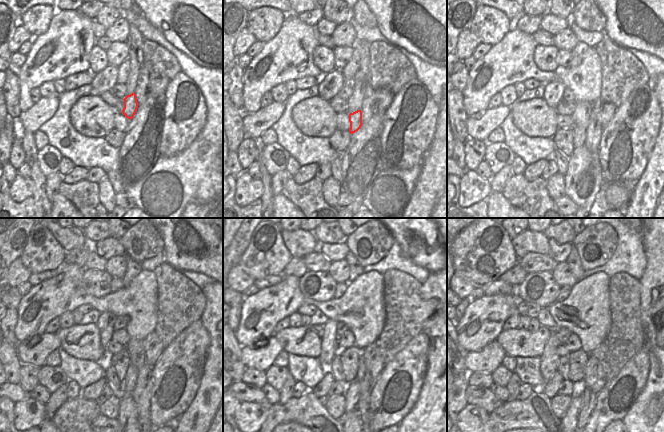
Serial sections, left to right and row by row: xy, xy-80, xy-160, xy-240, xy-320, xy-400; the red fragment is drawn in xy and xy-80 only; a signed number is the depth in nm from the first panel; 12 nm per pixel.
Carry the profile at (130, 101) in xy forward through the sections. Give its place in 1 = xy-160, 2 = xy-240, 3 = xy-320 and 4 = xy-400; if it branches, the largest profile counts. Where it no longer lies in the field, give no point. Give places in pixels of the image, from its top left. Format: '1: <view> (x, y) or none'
1: xy-160 (579, 133)
2: xy-240 (129, 384)
3: xy-320 (352, 394)
4: xy-400 (569, 421)

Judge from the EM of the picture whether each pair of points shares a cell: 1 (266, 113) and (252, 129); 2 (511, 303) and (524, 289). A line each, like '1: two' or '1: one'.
1: one
2: two

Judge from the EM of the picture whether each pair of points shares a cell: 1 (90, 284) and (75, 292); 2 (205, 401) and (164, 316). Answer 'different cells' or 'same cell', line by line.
1: different cells
2: different cells

